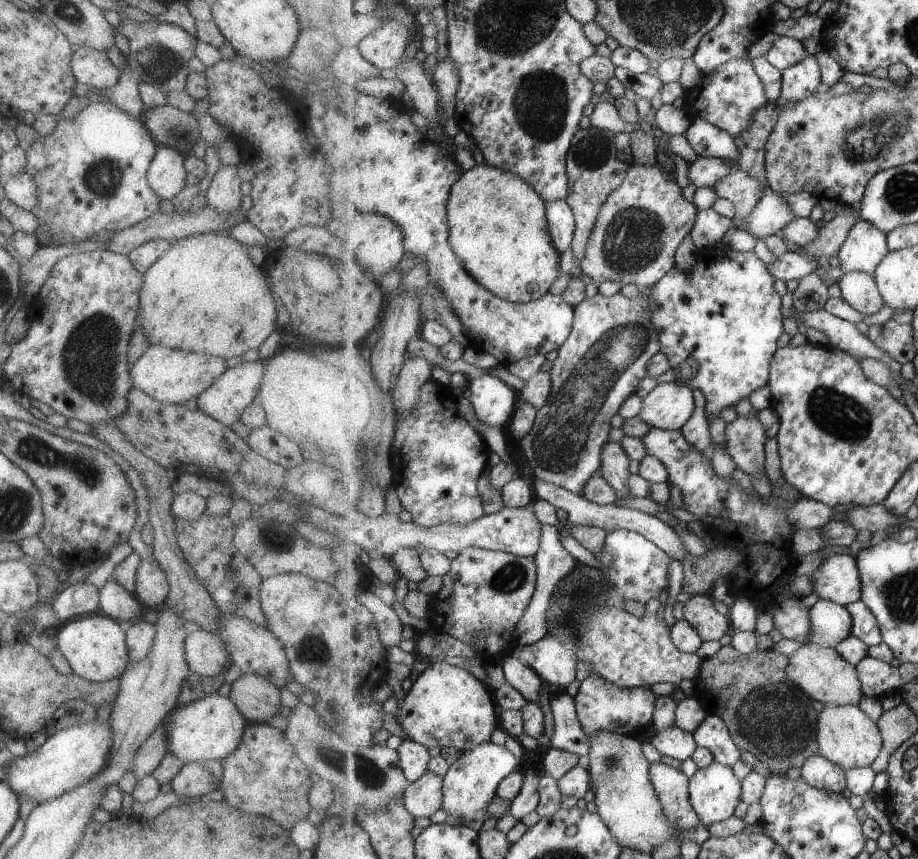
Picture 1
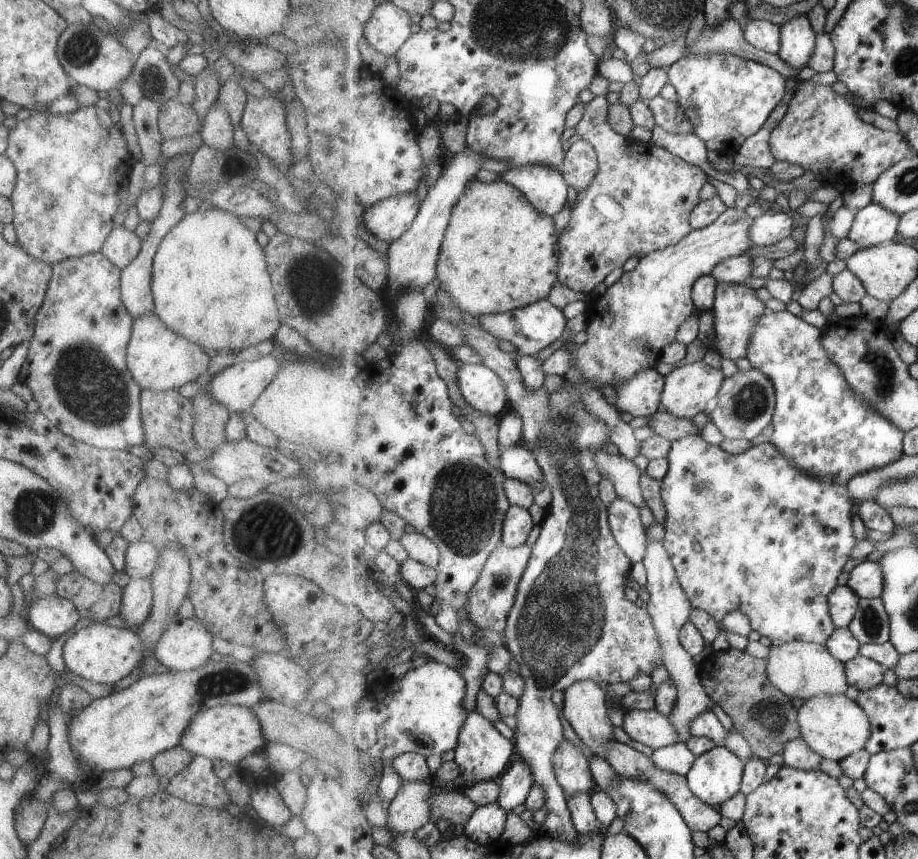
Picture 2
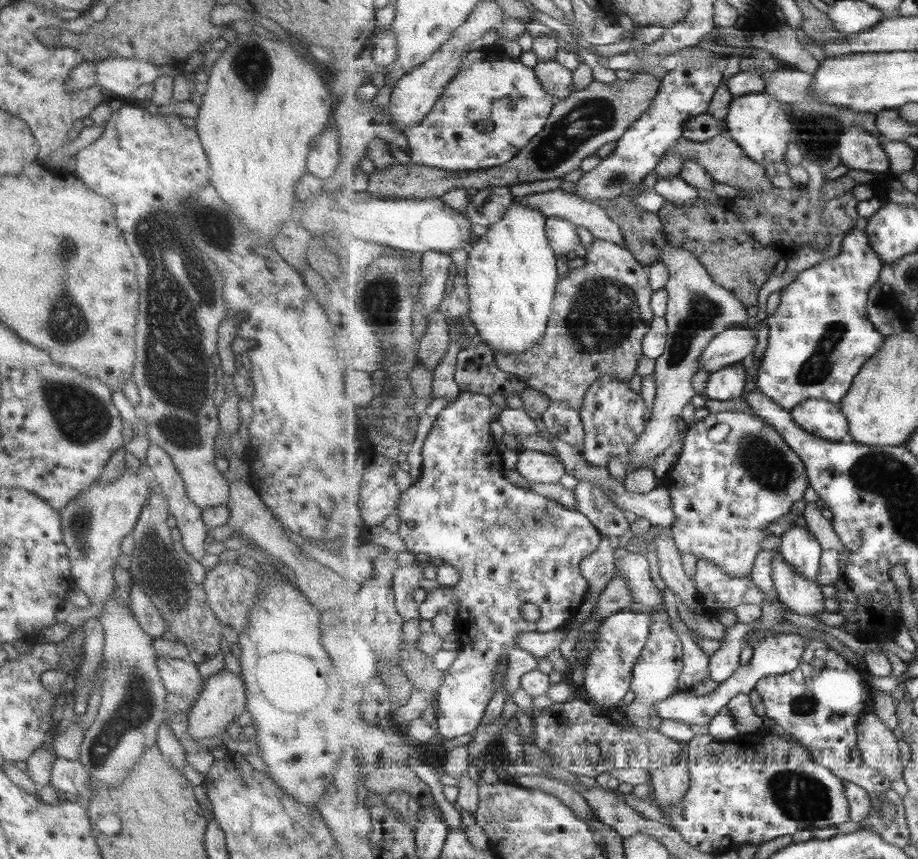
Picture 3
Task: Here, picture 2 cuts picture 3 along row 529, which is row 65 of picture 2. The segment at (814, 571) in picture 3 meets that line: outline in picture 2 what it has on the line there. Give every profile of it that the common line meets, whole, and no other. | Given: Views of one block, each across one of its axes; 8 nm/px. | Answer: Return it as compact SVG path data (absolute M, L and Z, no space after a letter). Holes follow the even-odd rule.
M800 15L780 26L782 44L778 56L799 72L809 65L816 52L817 36L806 15Z

